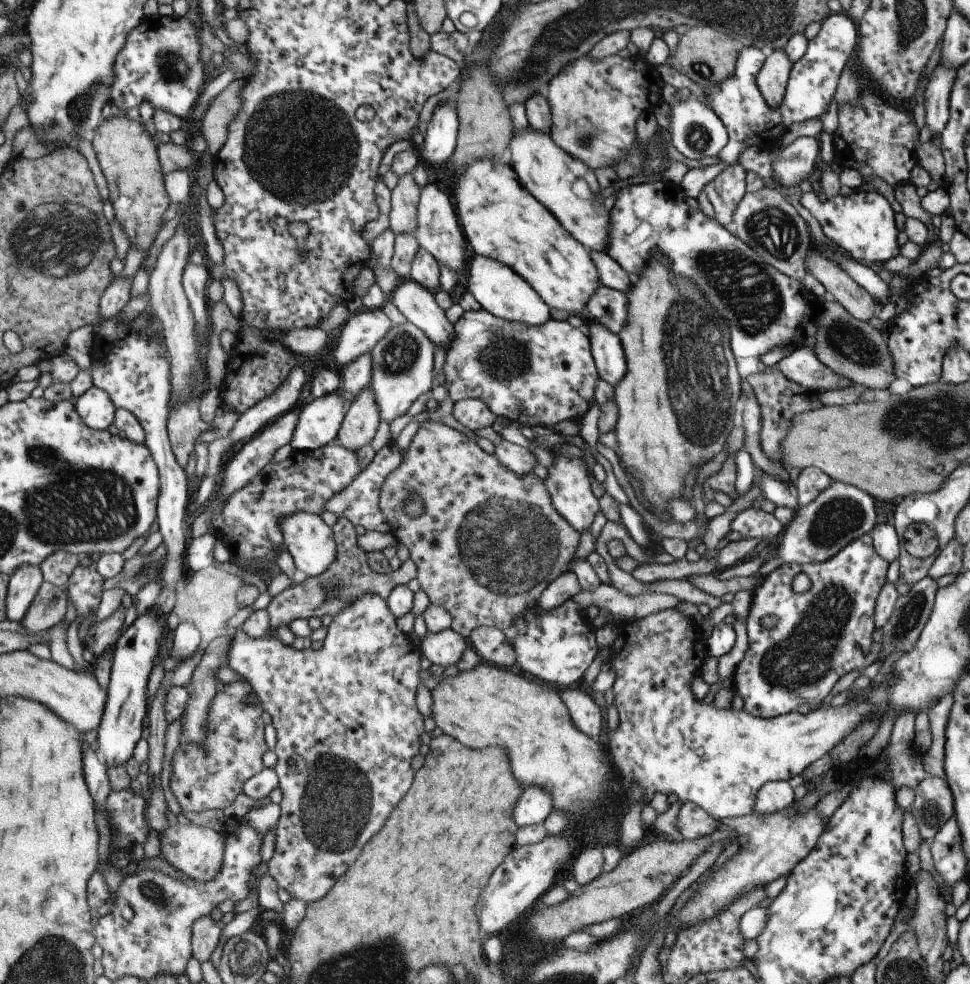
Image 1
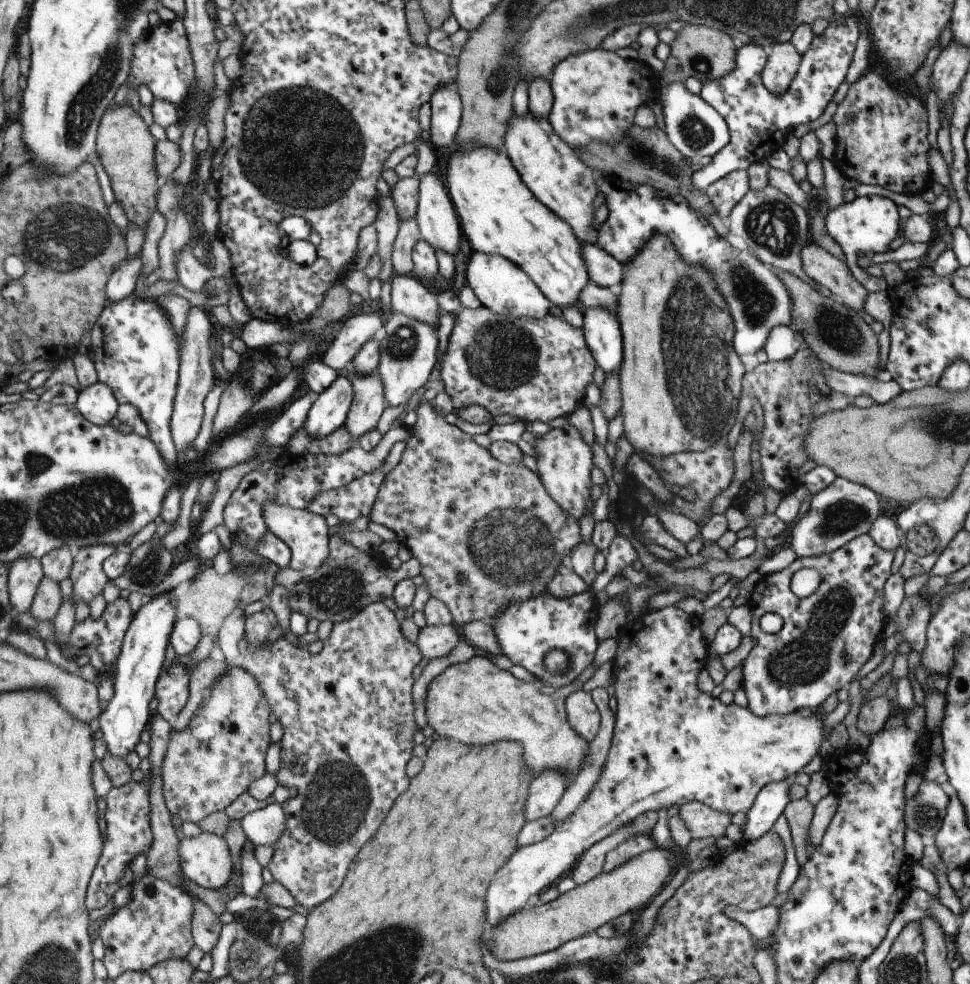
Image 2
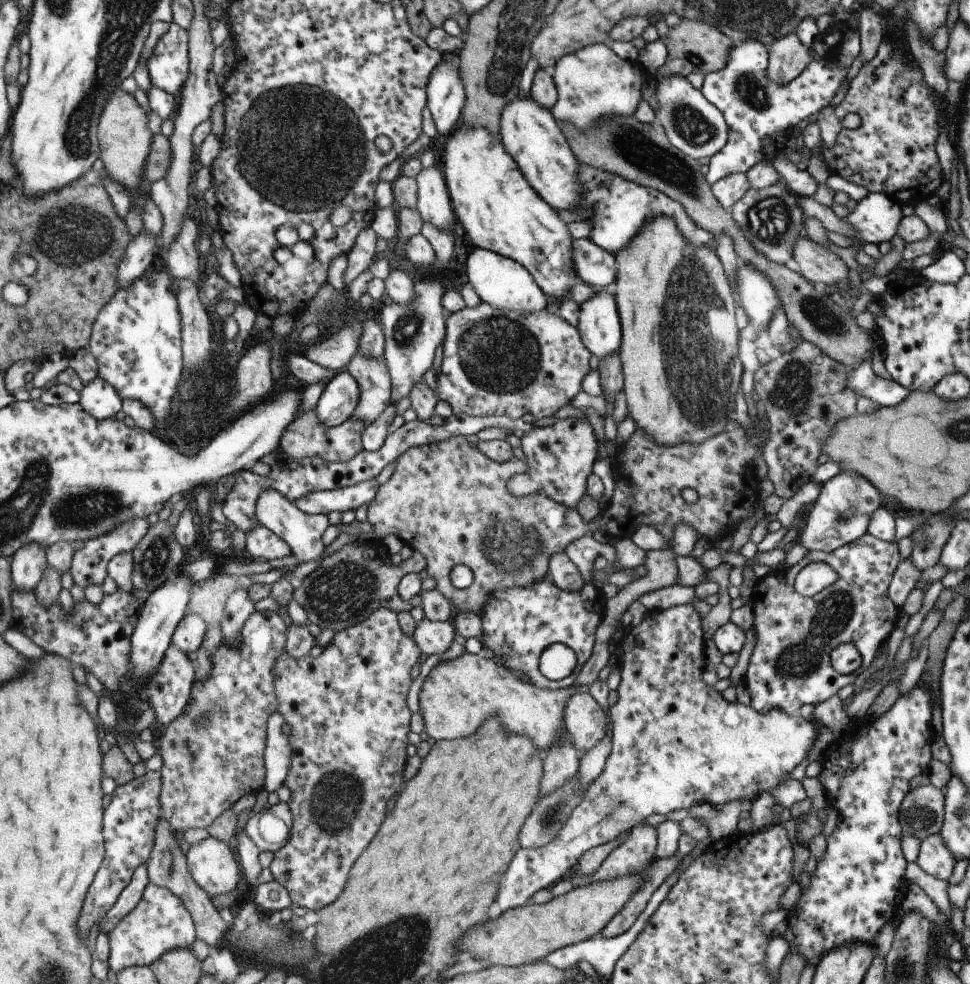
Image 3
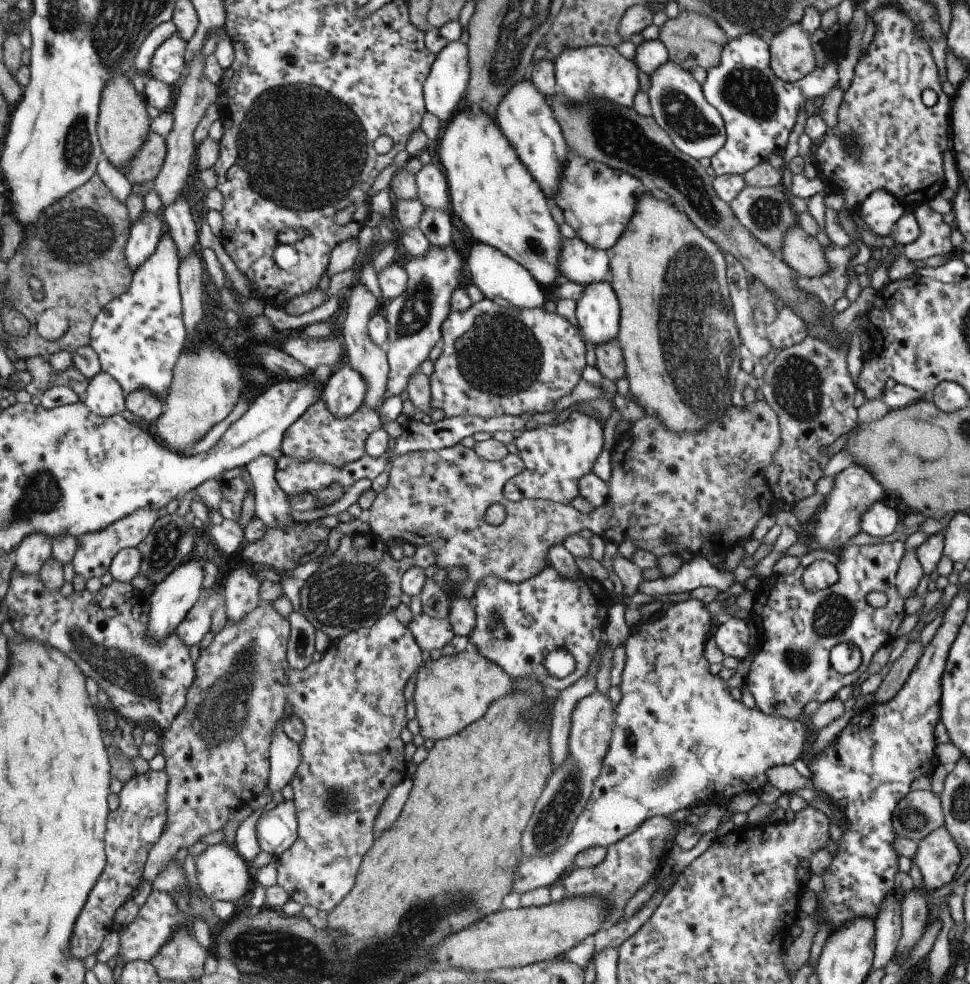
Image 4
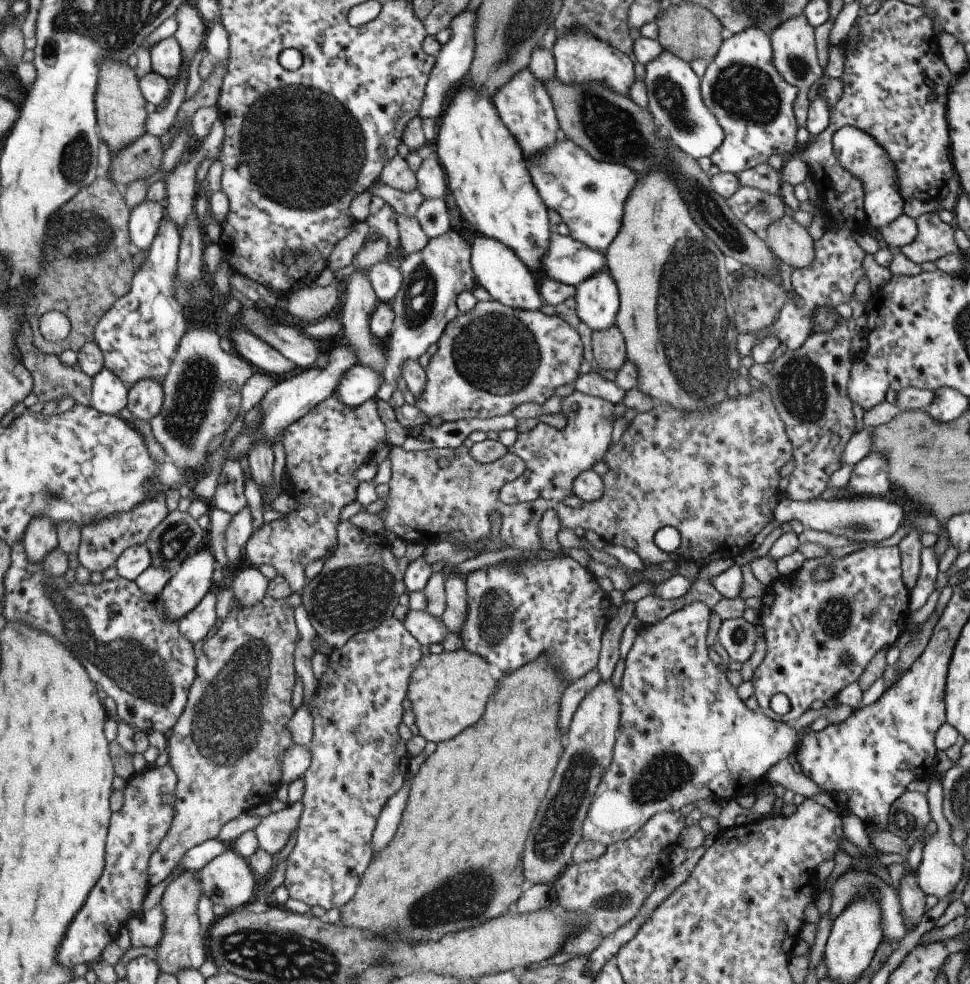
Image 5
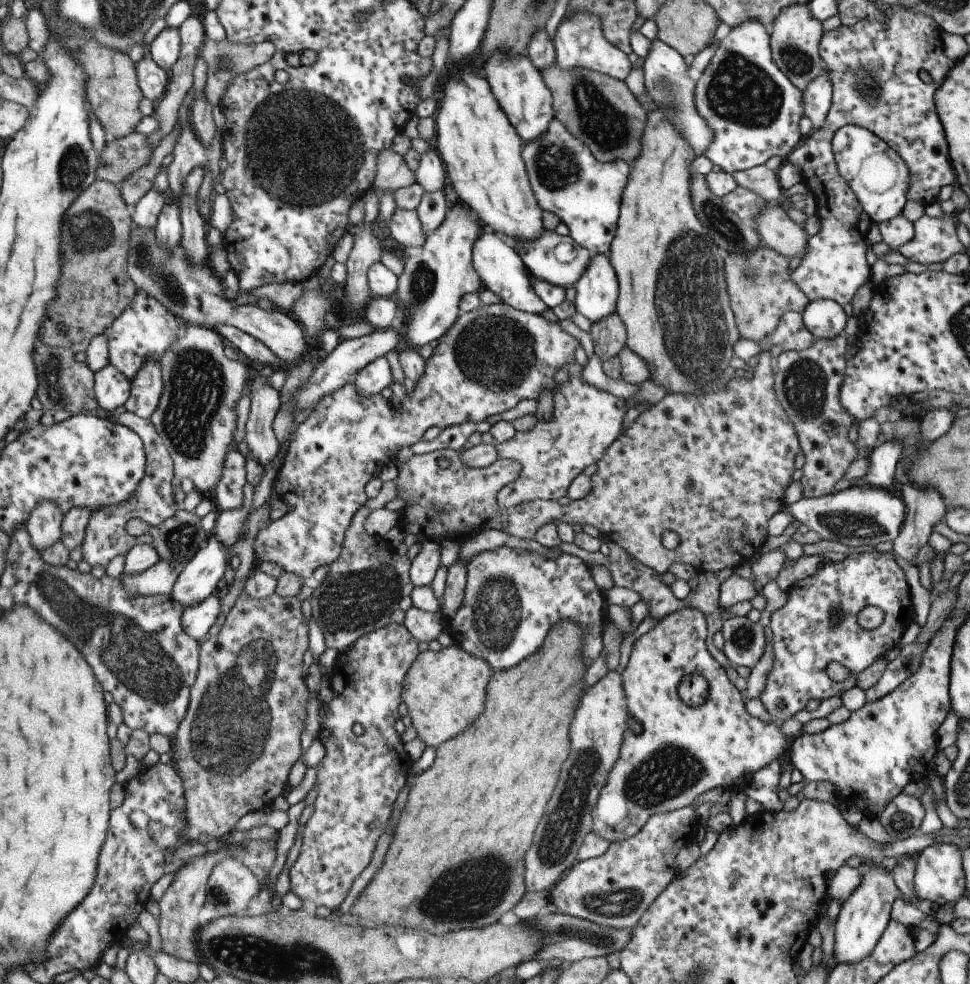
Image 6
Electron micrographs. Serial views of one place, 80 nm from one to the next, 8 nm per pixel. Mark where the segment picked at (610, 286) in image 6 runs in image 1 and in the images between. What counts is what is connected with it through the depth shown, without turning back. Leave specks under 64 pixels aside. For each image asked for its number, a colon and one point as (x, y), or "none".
1: (605, 347)
2: (601, 331)
3: (599, 328)
4: (597, 311)
5: (596, 298)

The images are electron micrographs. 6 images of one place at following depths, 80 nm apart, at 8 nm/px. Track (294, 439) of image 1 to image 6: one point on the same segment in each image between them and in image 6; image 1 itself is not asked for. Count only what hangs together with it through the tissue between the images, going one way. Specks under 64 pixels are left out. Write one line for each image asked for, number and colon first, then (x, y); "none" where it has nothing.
2: (329, 409)
3: (337, 401)
4: (344, 392)
5: (360, 383)
6: (371, 379)

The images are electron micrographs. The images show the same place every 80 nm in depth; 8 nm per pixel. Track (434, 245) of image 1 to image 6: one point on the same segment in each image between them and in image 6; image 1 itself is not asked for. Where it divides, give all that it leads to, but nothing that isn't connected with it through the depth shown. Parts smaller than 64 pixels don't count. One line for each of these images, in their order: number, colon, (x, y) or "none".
2: (436, 219)
3: (432, 201)
4: (431, 188)
5: (430, 180)
6: (430, 174)

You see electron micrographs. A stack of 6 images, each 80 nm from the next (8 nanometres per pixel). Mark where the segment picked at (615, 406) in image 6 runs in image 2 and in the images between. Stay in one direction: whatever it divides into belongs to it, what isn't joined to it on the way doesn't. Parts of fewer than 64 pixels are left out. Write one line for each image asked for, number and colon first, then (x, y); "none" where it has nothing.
2: (563, 460)
3: (559, 458)
4: (555, 456)
5: (552, 458)

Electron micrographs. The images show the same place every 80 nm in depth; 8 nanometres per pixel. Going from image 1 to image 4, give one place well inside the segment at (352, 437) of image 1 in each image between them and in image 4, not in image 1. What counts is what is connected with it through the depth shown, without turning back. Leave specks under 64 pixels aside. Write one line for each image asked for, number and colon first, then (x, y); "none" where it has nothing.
2: (367, 403)
3: (371, 376)
4: (360, 352)

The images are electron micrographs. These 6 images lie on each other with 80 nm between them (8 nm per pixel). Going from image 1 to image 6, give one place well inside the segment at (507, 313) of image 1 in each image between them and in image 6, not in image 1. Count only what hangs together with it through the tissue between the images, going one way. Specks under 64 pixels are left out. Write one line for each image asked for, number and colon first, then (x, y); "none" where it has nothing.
2: (499, 285)
3: (501, 283)
4: (500, 279)
5: (506, 278)
6: (499, 267)

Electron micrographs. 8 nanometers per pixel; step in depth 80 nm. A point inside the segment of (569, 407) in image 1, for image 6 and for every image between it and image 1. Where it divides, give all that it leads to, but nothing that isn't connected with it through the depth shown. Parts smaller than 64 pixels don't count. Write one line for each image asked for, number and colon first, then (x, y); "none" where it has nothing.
2: (530, 369)
3: (495, 362)
4: (494, 361)
5: (490, 359)
6: (490, 358)

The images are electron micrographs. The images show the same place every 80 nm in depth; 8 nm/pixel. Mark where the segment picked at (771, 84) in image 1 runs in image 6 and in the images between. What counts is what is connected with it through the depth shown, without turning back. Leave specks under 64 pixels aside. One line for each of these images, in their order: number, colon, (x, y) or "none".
2: (781, 64)
3: (787, 57)
4: (791, 57)
5: (792, 42)
6: (795, 35)

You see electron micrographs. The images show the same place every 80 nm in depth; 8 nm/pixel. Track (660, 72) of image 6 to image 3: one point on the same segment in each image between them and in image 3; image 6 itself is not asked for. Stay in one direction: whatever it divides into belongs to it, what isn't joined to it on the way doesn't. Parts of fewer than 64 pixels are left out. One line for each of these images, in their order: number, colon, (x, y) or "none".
3: (692, 125)
4: (677, 105)
5: (673, 95)

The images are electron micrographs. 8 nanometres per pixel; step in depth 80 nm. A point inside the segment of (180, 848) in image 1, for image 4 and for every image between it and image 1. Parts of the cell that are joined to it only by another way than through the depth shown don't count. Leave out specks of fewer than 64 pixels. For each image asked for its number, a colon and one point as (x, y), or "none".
2: (204, 859)
3: (210, 863)
4: (221, 873)

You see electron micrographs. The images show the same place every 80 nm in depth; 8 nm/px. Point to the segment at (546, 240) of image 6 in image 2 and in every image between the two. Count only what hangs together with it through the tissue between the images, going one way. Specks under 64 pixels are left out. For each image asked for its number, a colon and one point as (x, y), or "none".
2: (603, 271)
3: (593, 266)
4: (578, 263)
5: (567, 261)

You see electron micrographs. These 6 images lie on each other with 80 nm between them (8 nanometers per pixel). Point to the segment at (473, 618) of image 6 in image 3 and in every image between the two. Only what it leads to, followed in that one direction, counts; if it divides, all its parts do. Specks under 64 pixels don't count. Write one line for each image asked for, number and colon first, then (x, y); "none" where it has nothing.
3: (517, 624)
4: (516, 625)
5: (553, 607)

